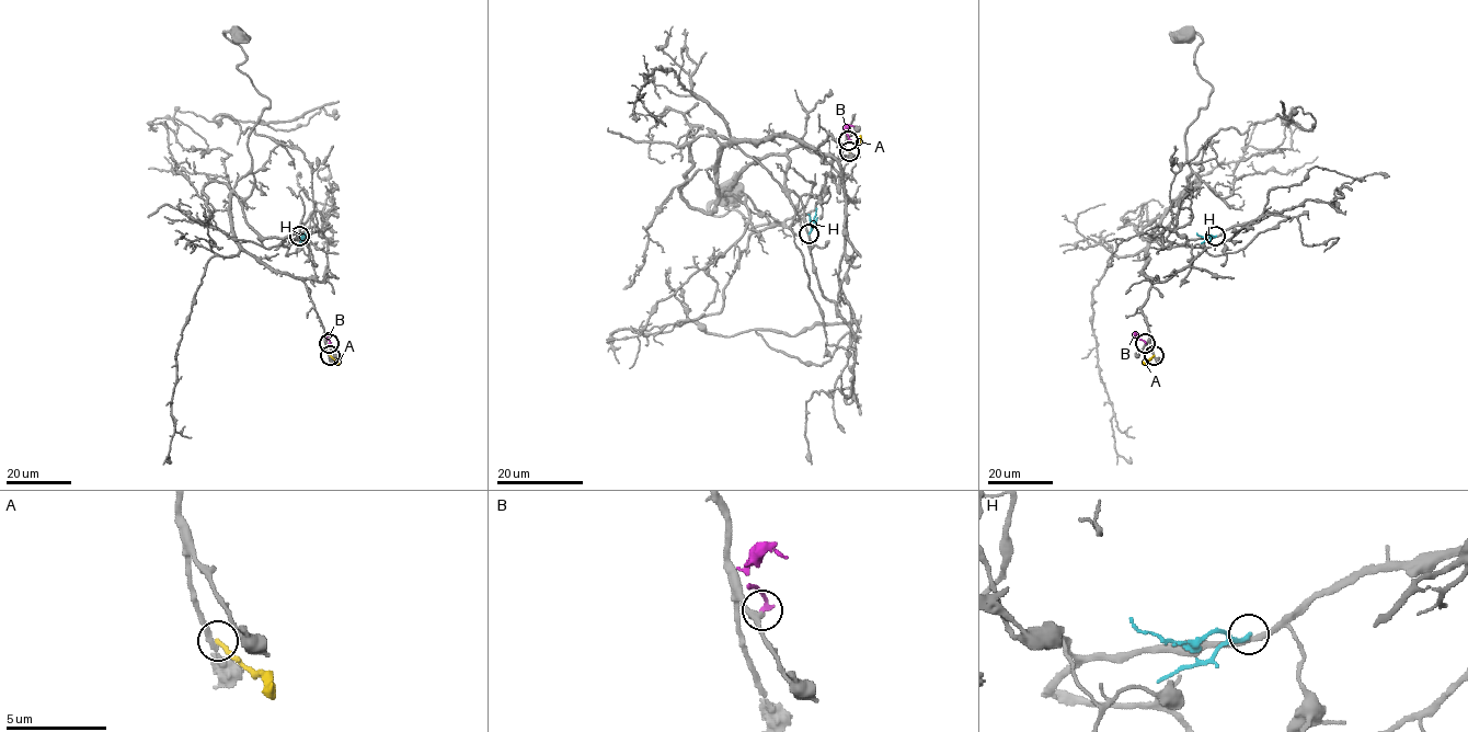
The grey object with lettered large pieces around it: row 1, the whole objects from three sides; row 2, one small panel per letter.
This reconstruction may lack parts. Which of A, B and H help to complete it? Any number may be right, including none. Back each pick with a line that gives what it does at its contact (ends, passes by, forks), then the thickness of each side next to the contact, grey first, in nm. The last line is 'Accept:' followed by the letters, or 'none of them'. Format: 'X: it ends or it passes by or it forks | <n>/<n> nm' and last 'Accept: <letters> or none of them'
B: it ends | 300/240 nm
Accept: B

